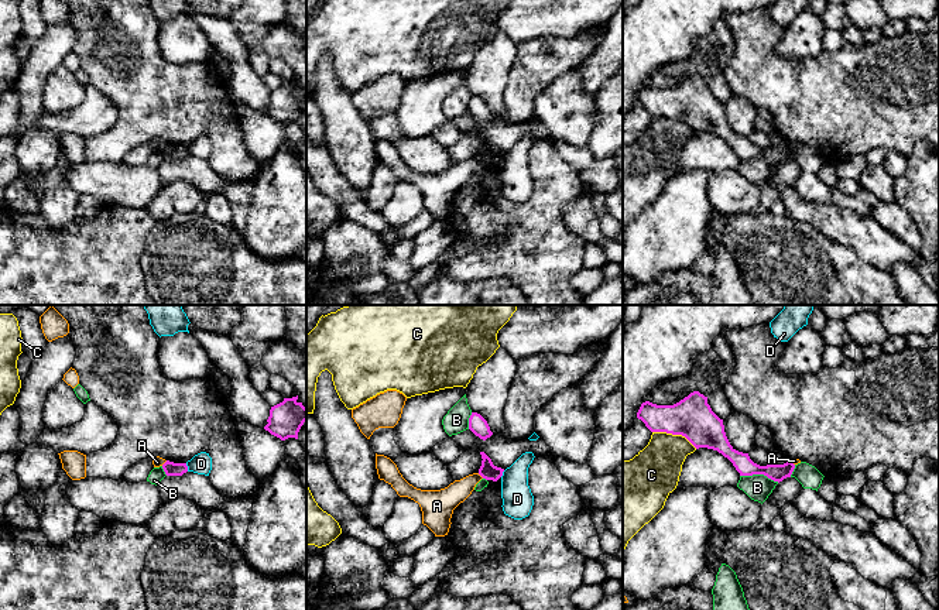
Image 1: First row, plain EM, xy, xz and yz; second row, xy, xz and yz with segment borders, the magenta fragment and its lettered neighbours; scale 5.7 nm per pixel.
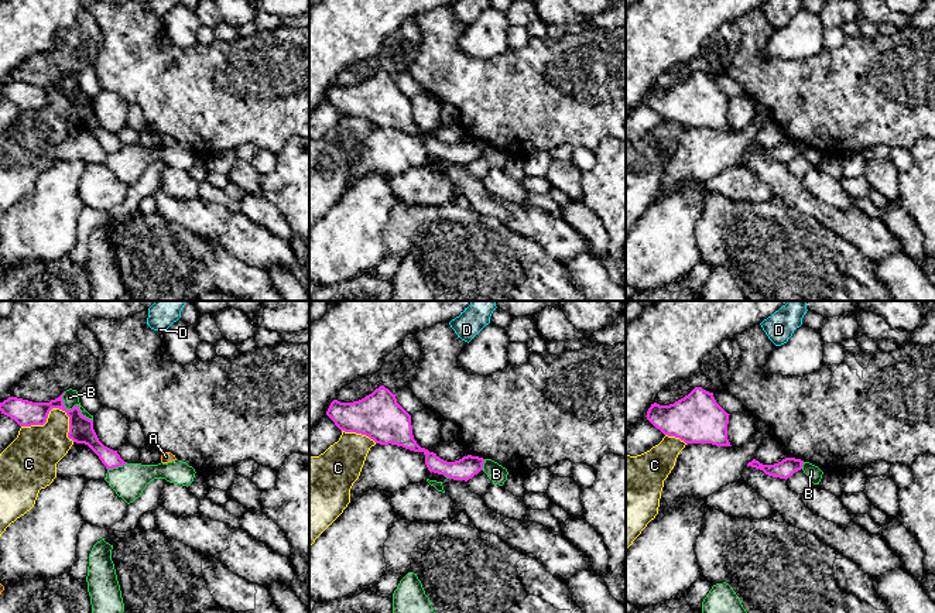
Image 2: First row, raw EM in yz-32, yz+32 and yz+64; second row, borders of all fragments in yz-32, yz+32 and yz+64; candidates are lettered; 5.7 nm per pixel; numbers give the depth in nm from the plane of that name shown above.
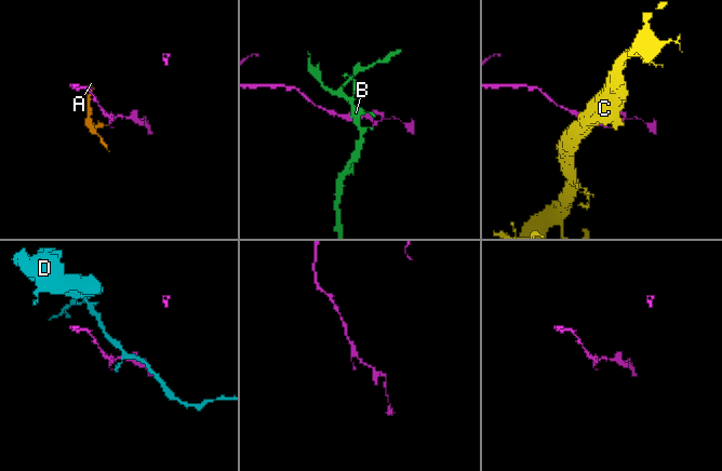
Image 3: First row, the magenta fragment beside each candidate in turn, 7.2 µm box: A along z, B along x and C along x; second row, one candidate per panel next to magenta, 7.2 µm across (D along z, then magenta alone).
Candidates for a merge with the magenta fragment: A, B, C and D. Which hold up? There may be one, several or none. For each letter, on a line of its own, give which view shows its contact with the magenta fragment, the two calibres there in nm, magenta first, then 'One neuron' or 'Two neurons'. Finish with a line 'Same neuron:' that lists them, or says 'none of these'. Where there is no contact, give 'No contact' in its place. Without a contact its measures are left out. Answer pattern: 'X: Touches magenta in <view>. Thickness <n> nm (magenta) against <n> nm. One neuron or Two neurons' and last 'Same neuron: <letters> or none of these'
A: Touches magenta in xz. Thickness 100 nm (magenta) against 140 nm. Two neurons
B: Touches magenta in yz. Thickness 100 nm (magenta) against 150 nm. Two neurons
C: Touches magenta in yz. Thickness 240 nm (magenta) against 280 nm. Two neurons
D: Touches magenta in xy. Thickness 80 nm (magenta) against 120 nm. Two neurons
Same neuron: none of these

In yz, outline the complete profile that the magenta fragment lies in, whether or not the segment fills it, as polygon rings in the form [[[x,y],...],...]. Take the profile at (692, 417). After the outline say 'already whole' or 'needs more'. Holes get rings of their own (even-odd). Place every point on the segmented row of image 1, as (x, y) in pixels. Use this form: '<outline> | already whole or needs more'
[[[699,391],[690,393],[674,405],[657,405],[645,401],[641,404],[637,418],[651,432],[682,435],[696,449],[717,450],[733,463],[740,476],[764,474],[779,483],[791,477],[795,469],[791,460],[784,465],[760,466],[750,459],[748,453],[736,450],[726,436],[723,419],[712,411],[707,397]]] | already whole

